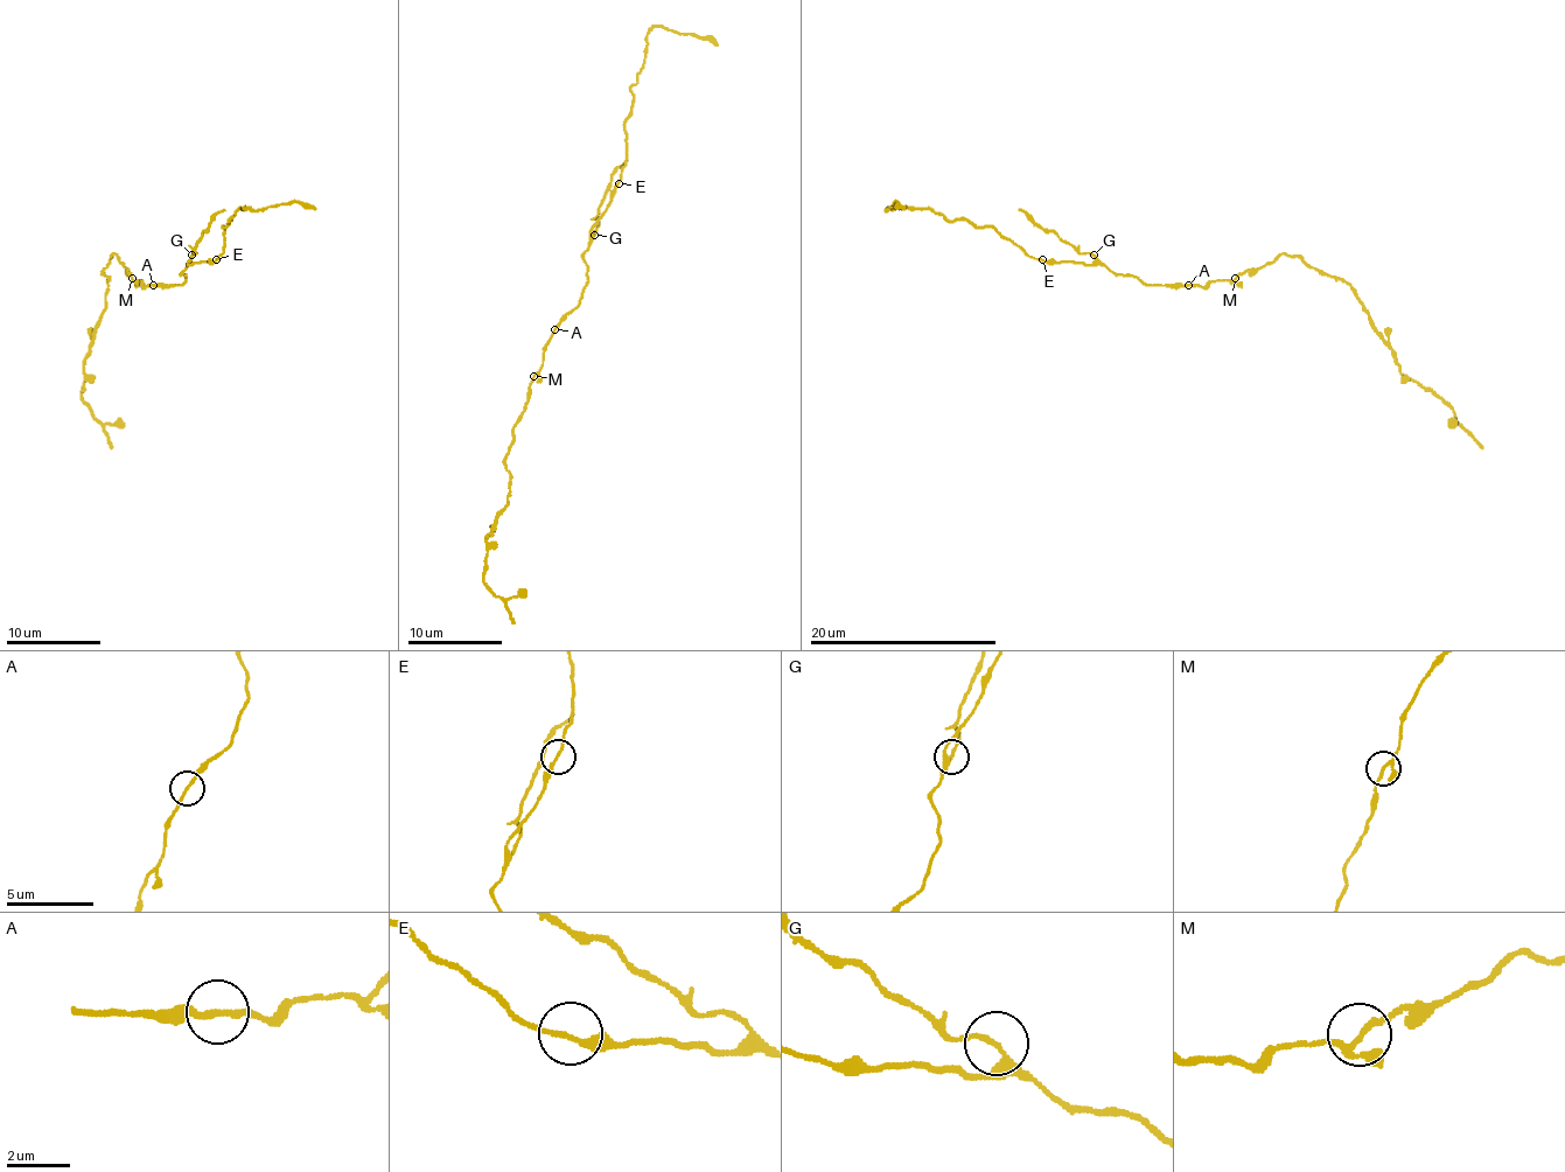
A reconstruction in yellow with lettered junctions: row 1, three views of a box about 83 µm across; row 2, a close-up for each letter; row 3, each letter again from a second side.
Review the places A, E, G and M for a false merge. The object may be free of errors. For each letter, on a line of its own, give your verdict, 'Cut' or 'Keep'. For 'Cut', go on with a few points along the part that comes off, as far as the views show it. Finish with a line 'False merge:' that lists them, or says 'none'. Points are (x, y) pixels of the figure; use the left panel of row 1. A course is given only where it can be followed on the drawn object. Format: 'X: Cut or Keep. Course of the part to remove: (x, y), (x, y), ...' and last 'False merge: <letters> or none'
A: Keep
E: Keep
G: Keep
M: Keep
False merge: none

